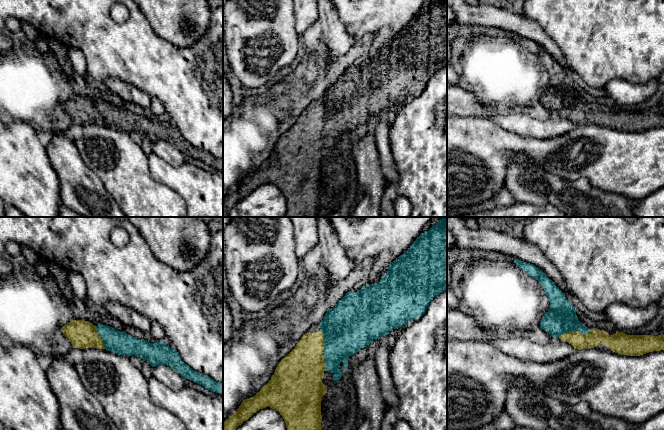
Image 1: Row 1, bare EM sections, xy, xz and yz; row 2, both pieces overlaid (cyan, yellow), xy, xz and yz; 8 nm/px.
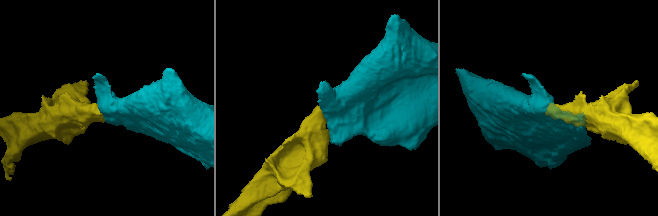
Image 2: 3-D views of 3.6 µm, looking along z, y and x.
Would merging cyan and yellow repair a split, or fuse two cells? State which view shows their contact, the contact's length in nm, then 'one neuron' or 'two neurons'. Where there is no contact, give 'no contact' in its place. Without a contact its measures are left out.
contact in xz; length 340 nm; one neuron

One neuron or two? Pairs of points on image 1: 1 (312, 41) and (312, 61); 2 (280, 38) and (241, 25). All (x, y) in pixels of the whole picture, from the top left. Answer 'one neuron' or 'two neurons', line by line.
1: one neuron
2: one neuron

